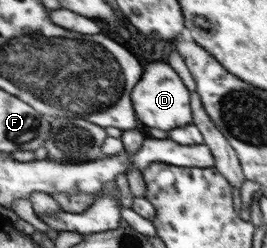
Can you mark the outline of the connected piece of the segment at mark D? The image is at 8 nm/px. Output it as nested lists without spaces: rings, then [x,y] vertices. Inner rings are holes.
[[[150,62],[144,66],[144,76],[136,84],[136,92],[132,92],[132,100],[136,100],[136,112],[140,112],[140,120],[144,120],[152,128],[164,129],[167,133],[192,122],[193,110],[190,110],[190,92],[186,90],[180,76],[164,62]]]

